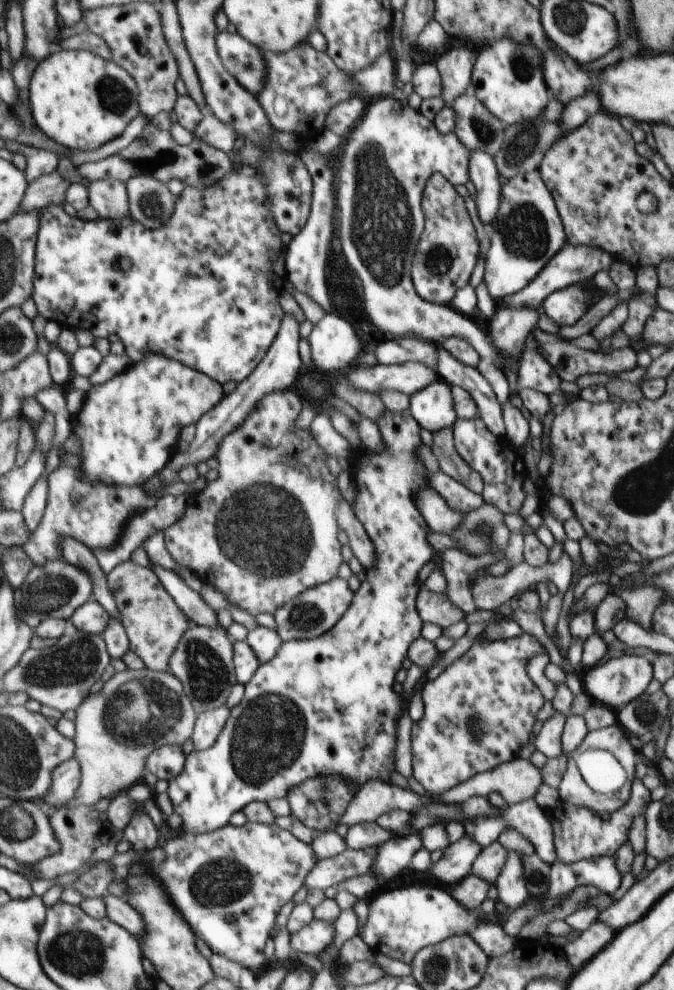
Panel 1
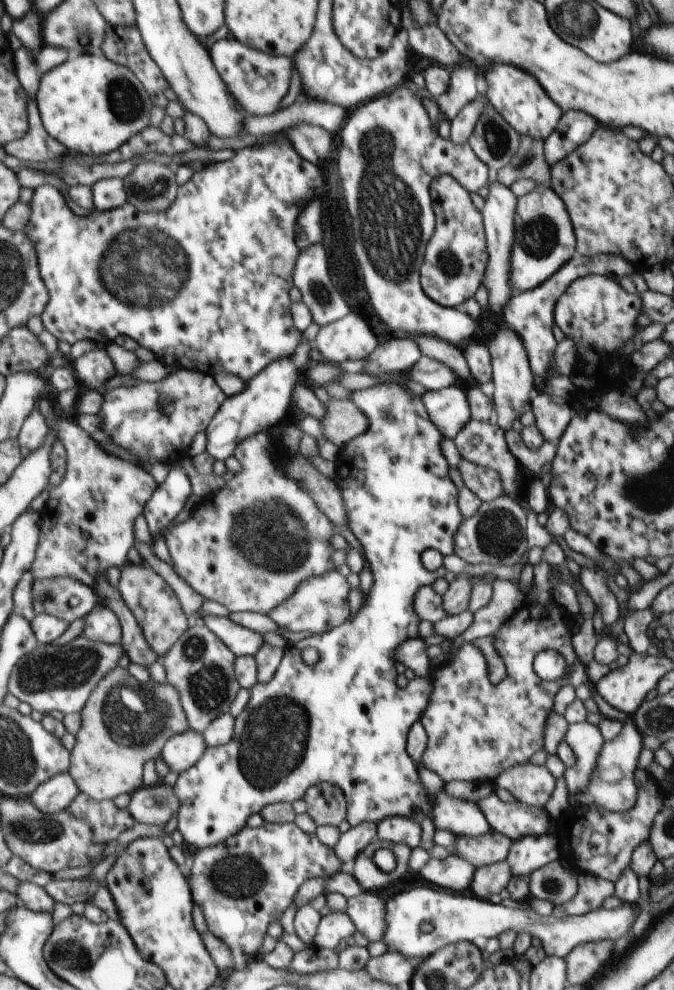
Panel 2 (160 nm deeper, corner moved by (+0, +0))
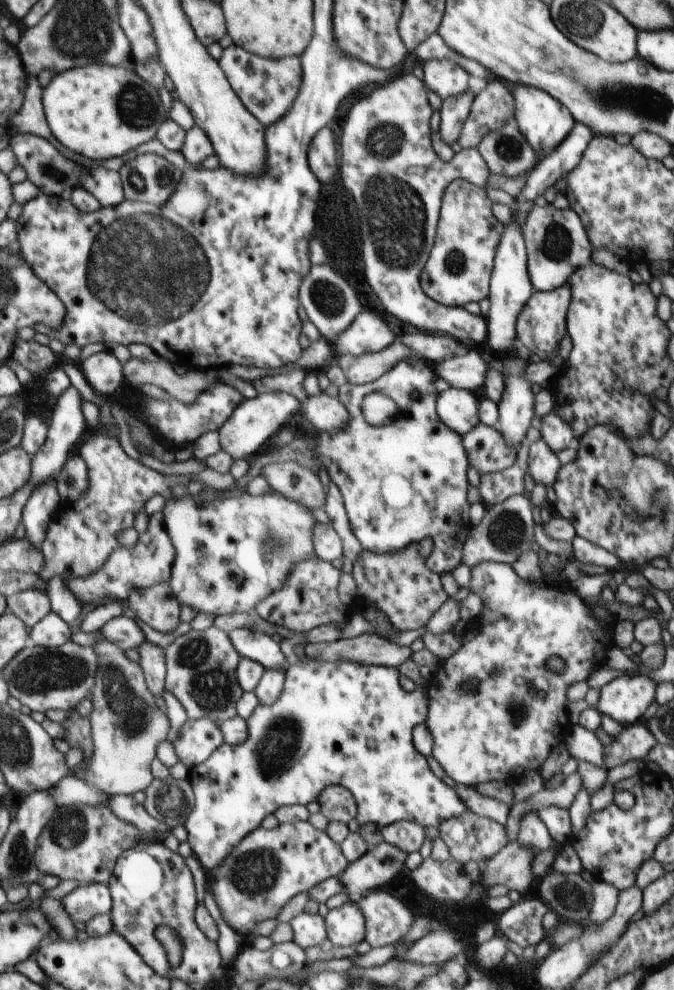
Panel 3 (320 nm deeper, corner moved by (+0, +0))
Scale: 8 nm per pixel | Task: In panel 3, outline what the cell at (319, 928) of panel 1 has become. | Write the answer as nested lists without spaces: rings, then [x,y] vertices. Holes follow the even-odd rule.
[[[354,897],[345,905],[330,909],[325,925],[327,938],[339,947],[354,947],[365,940],[365,916]]]

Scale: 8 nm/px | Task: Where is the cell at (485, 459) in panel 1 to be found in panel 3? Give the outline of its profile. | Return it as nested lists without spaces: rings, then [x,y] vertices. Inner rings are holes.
[[[482,422],[463,434],[462,442],[469,464],[482,475],[502,472],[518,455],[518,447],[508,445],[495,427]]]

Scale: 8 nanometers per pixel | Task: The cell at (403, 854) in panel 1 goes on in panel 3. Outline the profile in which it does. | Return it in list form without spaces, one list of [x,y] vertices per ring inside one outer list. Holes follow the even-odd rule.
[[[382,841],[358,860],[351,861],[338,877],[345,892],[357,898],[388,884],[404,866],[407,856],[397,846]]]

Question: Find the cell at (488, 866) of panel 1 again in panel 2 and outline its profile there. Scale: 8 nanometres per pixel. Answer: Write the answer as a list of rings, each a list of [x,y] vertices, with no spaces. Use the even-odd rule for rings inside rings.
[[[493,829],[485,835],[477,836],[477,838],[456,835],[453,854],[462,857],[477,869],[506,859],[511,844],[512,840]]]

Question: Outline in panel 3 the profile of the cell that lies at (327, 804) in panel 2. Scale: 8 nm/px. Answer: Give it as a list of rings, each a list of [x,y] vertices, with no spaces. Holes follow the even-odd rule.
[[[332,785],[326,787],[318,798],[320,812],[329,821],[350,822],[357,816],[355,796],[346,787]]]

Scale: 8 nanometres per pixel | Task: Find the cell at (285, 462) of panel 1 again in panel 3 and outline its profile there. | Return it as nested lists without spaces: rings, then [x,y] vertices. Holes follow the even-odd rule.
[[[273,490],[272,494],[265,496],[252,496],[248,492],[245,492],[241,496],[228,498],[223,501],[214,499],[201,501],[196,495],[189,494],[178,498],[170,497],[165,499],[165,505],[162,511],[168,534],[175,548],[175,559],[168,583],[181,606],[184,605],[193,608],[197,613],[206,612],[206,614],[212,614],[212,616],[218,616],[222,614],[248,613],[254,611],[254,608],[256,608],[260,600],[268,596],[271,592],[283,587],[291,568],[296,563],[311,557],[315,552],[313,549],[313,528],[315,527],[316,520],[305,506],[290,500],[288,497],[282,496],[278,491]]]

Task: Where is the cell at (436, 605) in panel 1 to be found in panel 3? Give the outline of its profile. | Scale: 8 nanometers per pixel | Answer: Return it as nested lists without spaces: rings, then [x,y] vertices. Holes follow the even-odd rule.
[[[429,541],[412,543],[393,553],[363,550],[353,562],[350,573],[356,581],[357,594],[383,612],[398,631],[426,627],[431,616],[449,598],[442,586],[441,575],[432,572],[425,564],[431,550]]]

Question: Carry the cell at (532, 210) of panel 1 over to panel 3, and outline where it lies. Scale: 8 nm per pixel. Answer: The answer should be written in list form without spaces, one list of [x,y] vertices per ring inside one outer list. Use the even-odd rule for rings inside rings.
[[[537,203],[525,220],[522,234],[527,250],[529,277],[538,291],[551,291],[565,285],[577,268],[591,262],[593,244],[580,217],[572,209],[556,210],[552,203]]]

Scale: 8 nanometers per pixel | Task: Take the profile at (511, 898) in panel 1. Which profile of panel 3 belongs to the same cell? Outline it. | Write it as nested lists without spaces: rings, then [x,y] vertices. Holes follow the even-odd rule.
[[[526,811],[522,815],[517,840],[528,847],[535,856],[555,844],[554,839],[548,833],[548,828],[538,817],[537,811]]]

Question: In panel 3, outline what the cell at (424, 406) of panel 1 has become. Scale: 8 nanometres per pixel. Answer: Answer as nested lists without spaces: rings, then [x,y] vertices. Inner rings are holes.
[[[450,387],[438,395],[437,413],[448,428],[463,435],[481,422],[479,402],[479,393]]]

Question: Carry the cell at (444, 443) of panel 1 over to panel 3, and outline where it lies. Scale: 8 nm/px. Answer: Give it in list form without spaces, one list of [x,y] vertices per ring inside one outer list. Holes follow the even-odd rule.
[[[522,442],[518,446],[518,455],[514,464],[502,472],[481,476],[479,491],[482,503],[487,507],[504,502],[512,495],[522,495],[525,491],[525,476],[529,472],[529,446]]]

